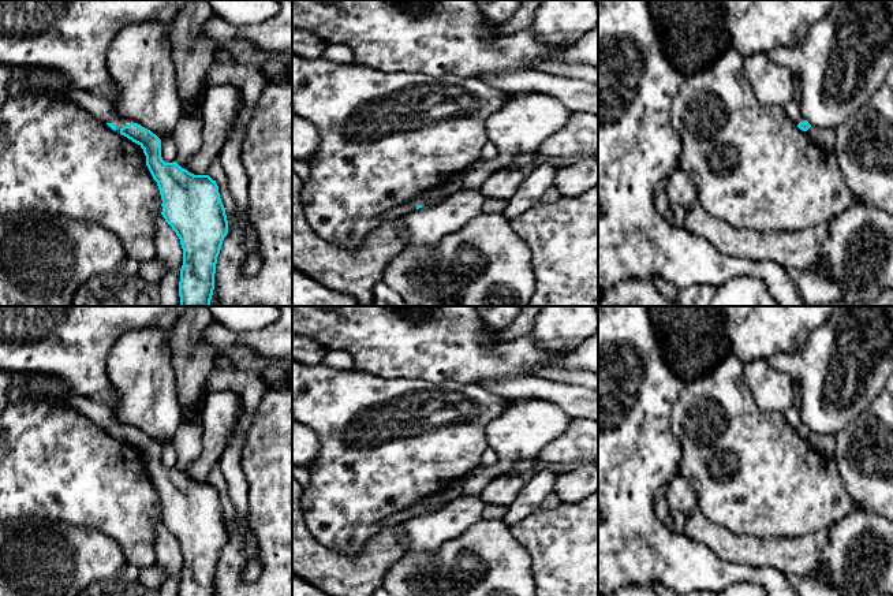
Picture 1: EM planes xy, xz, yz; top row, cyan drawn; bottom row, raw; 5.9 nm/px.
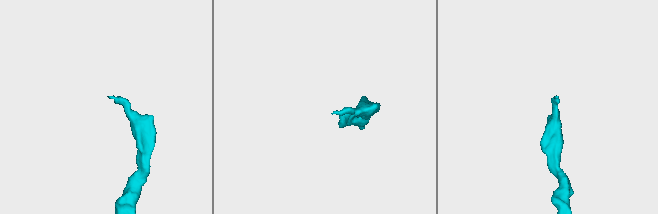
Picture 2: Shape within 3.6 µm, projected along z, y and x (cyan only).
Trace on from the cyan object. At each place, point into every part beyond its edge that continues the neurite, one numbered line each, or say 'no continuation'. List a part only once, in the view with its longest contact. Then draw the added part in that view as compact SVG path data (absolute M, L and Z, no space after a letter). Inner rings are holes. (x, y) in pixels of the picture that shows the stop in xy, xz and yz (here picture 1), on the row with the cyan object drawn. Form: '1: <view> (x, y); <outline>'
1: xy (120, 122); M119 118L119 119L112 119L108 123L113 123L116 126L115 131L120 133L120 128L124 127L124 126L128 126L131 123L131 120Z

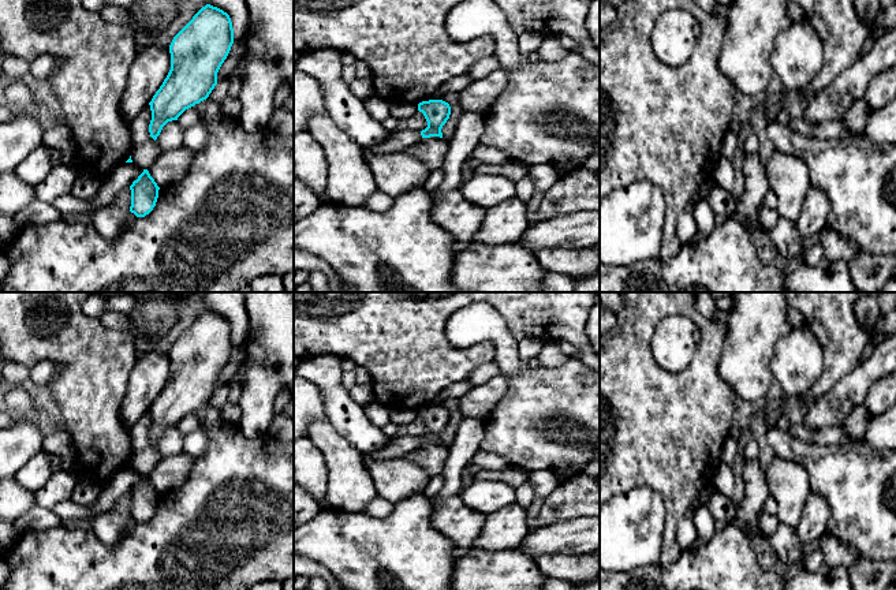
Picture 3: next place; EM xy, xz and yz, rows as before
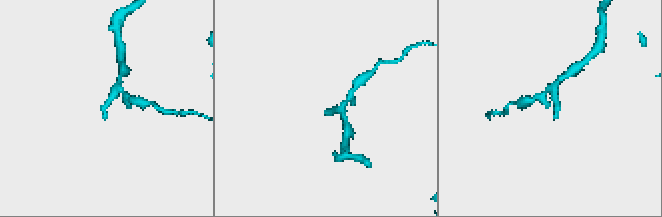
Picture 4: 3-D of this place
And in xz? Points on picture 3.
1: xz (398, 141); M395 130L381 143L370 148L372 152L378 154L403 153L410 146L422 139L419 131L414 130Z

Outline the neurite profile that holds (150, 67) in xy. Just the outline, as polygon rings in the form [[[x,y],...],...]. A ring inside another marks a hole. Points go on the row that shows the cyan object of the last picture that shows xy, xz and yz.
[[[152,45],[138,53],[130,68],[128,82],[120,104],[120,111],[128,123],[149,105],[169,70],[169,48]]]

